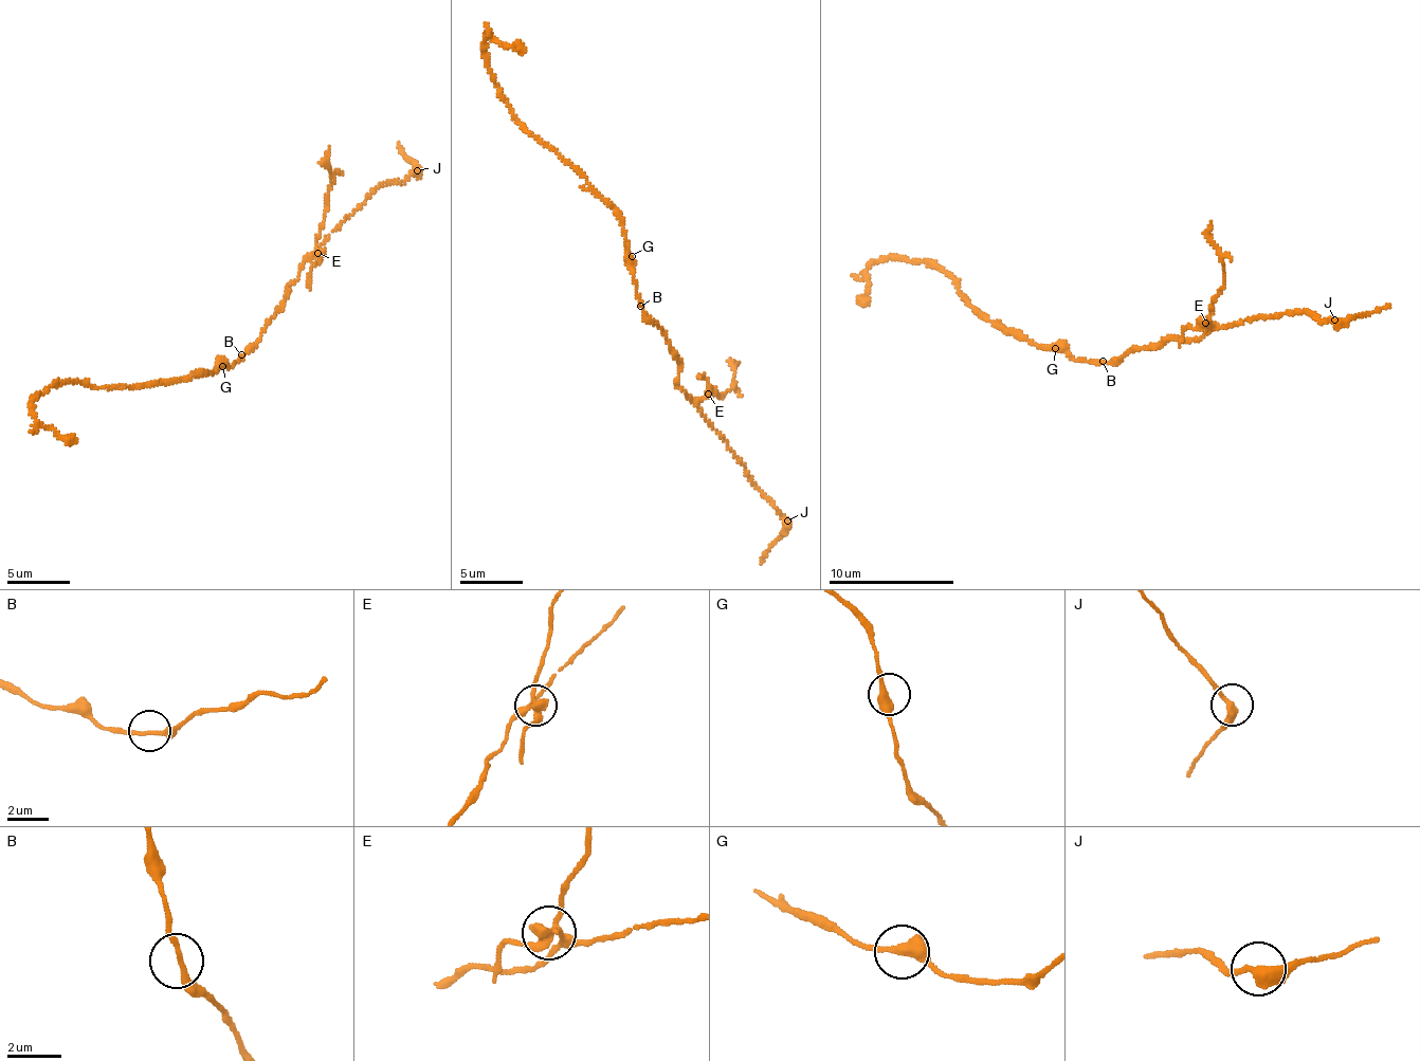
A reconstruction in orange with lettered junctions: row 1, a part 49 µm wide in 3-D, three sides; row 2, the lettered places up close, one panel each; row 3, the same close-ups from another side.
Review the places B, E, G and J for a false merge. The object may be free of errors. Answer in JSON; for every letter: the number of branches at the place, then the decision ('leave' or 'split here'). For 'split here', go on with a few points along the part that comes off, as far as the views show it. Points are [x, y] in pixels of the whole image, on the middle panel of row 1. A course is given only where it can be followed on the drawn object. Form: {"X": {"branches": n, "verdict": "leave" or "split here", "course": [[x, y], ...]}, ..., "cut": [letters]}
{"B": {"branches": 2, "verdict": "leave"}, "E": {"branches": 3, "verdict": "split here", "course": [[708, 395], [709, 391], [723, 398], [733, 381], [739, 362]]}, "G": {"branches": 2, "verdict": "leave"}, "J": {"branches": 2, "verdict": "leave"}, "cut": ["E"]}

